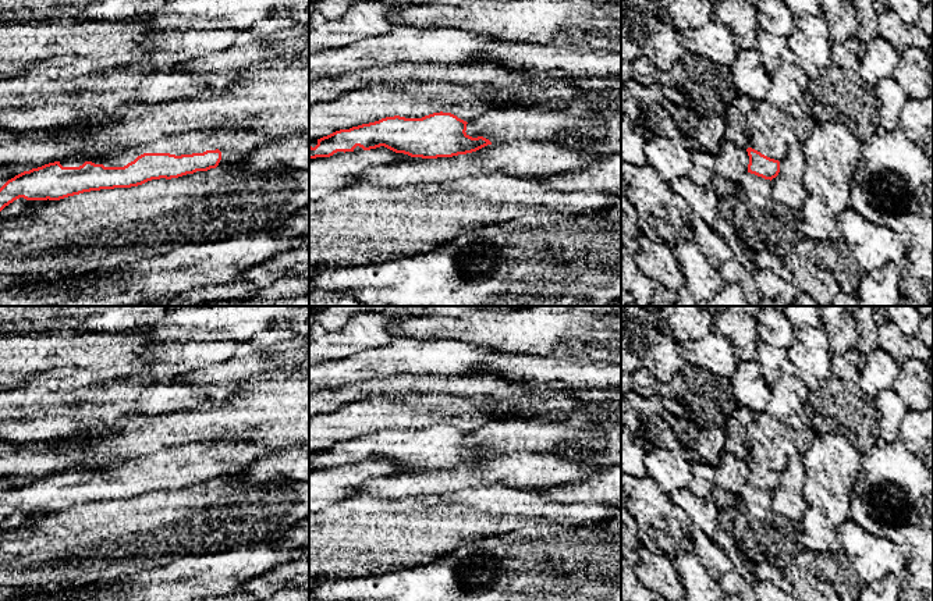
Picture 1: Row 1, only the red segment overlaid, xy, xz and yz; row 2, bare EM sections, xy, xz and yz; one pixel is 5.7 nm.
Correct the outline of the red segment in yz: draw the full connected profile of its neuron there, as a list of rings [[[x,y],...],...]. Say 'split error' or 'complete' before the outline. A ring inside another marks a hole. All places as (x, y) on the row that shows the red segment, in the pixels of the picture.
split error; [[[760,131],[749,132],[746,152],[749,156],[748,173],[770,181],[778,175],[780,161],[769,157],[767,141]]]

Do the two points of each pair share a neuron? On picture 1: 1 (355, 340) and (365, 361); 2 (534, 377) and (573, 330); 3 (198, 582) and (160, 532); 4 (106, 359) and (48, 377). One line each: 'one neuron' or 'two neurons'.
1: two neurons
2: two neurons
3: two neurons
4: one neuron

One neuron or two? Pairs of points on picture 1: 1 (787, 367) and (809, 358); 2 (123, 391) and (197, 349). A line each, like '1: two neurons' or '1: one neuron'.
1: two neurons
2: two neurons

